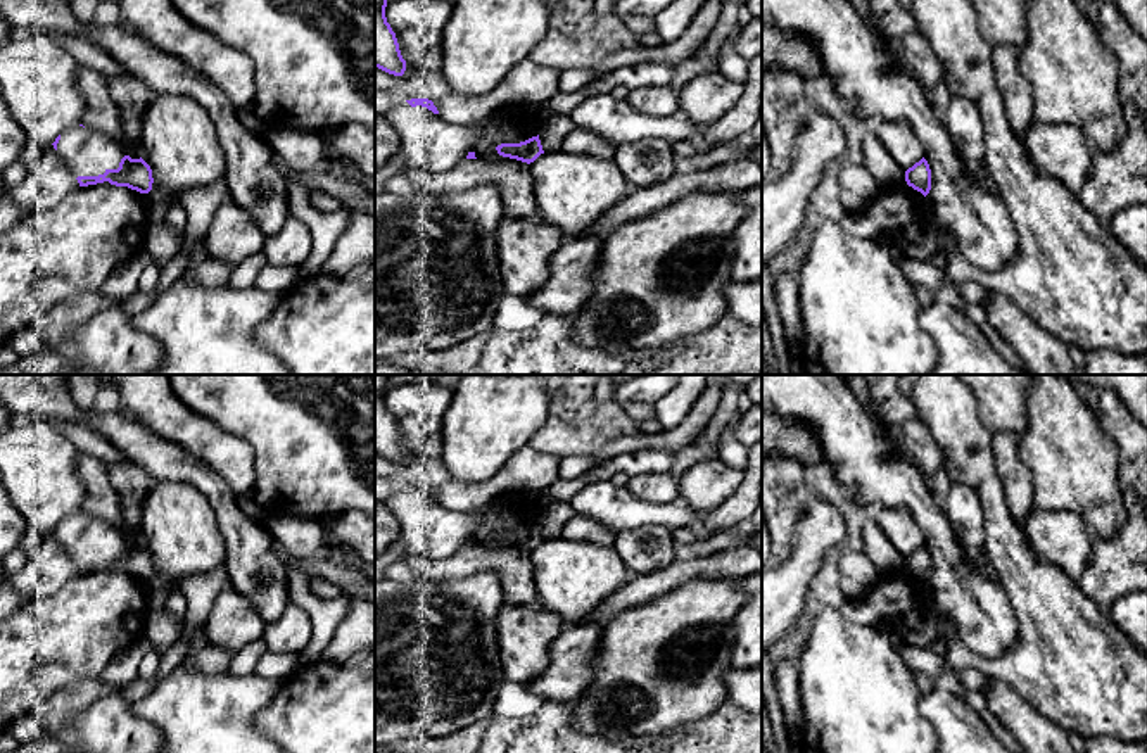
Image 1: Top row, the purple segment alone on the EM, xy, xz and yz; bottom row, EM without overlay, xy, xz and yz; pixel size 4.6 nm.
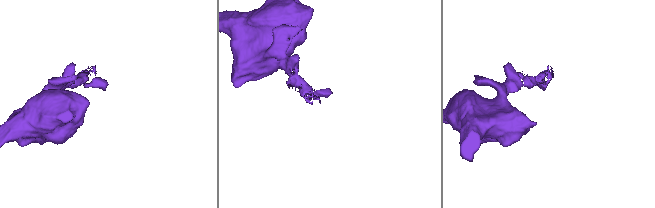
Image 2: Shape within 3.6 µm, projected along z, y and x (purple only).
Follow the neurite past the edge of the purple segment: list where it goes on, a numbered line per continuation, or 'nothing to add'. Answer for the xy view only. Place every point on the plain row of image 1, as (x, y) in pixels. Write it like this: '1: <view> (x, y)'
1: xy (87, 539)

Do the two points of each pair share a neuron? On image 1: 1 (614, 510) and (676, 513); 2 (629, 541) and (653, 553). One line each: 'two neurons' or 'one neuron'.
1: one neuron
2: one neuron

